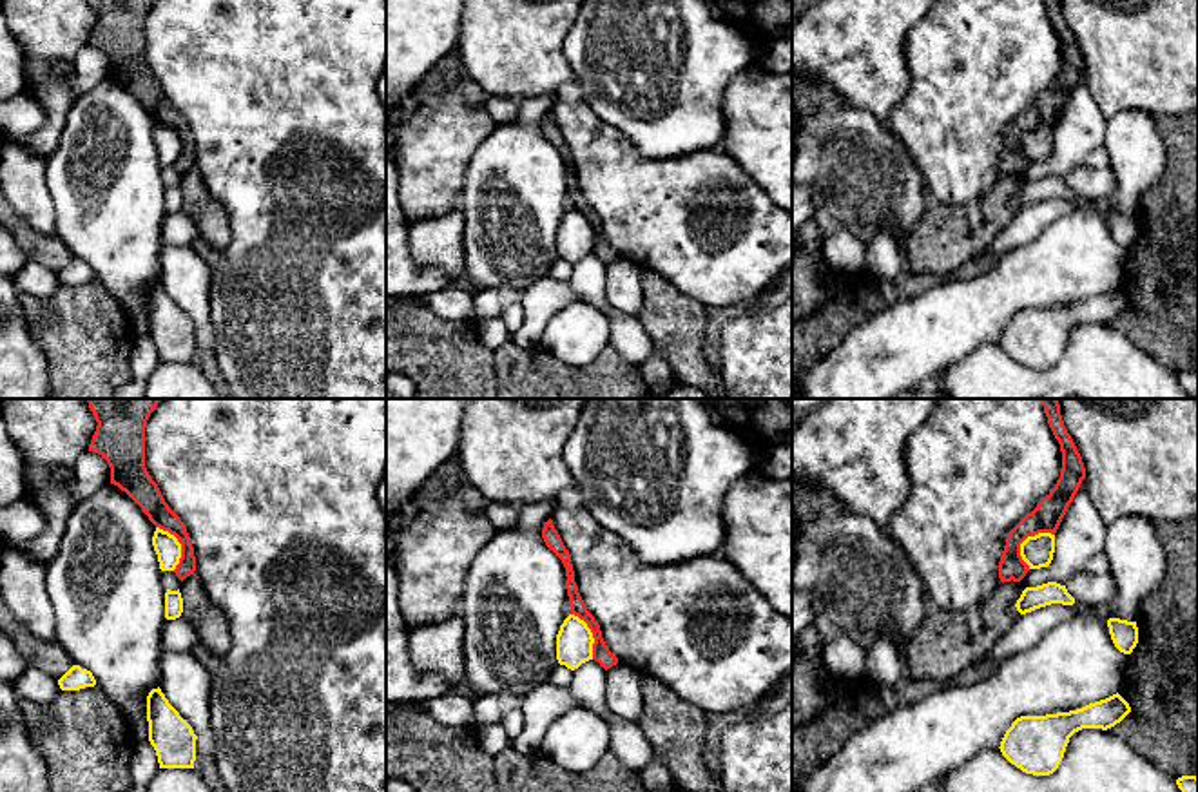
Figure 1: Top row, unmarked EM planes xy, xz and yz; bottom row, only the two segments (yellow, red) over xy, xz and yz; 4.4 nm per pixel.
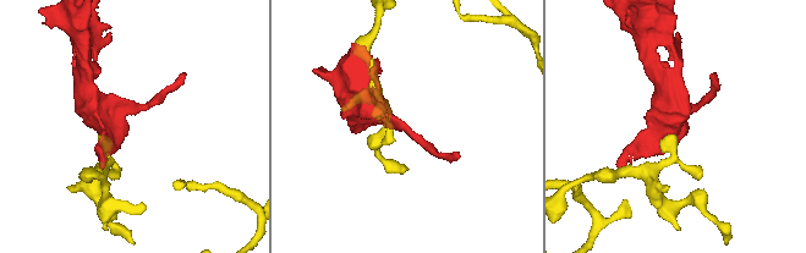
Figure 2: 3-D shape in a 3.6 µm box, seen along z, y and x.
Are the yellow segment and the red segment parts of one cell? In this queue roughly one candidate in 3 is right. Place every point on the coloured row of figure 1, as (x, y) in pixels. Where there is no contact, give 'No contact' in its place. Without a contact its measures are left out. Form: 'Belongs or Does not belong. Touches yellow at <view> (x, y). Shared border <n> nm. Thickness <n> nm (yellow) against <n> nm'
Does not belong. Touches yellow at yz (1024, 540). Shared border 200 nm. Thickness 140 nm (yellow) against 140 nm

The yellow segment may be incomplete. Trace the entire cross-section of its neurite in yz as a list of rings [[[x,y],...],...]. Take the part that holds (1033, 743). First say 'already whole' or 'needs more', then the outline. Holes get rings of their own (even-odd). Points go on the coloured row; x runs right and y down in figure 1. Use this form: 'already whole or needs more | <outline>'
already whole | [[[1116,692],[1069,712],[1020,716],[1006,730],[999,749],[1022,772],[1049,776],[1058,768],[1075,732],[1082,729],[1107,730],[1129,712],[1129,703]]]

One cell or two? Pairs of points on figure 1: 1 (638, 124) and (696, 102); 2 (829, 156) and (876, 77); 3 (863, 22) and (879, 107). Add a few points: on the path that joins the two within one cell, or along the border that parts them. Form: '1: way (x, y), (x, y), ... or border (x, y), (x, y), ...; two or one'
1: way (653, 118), (666, 116), (682, 102); one
2: border (821, 82), (849, 104), (865, 107), (887, 122); two
3: way (863, 44), (865, 73), (878, 86); one

